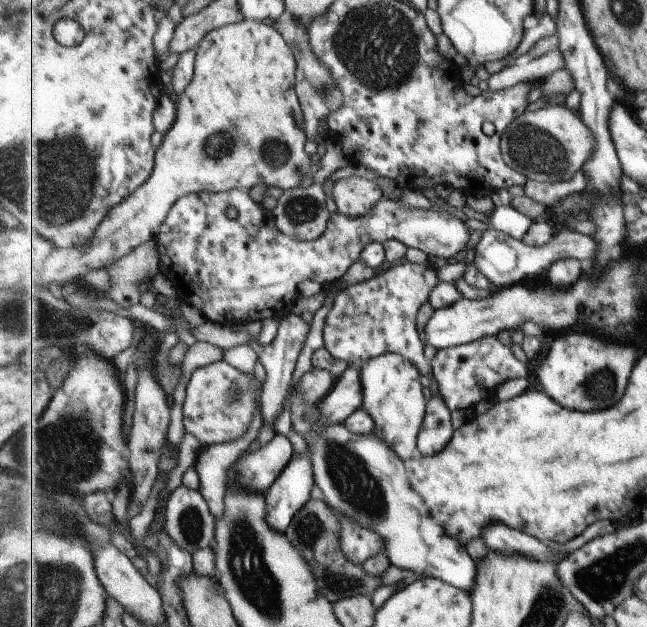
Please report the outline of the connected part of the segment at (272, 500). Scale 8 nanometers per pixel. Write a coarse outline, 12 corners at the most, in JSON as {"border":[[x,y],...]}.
{"border":[[311,452],[293,462],[265,493],[269,524],[285,532],[311,500]]}

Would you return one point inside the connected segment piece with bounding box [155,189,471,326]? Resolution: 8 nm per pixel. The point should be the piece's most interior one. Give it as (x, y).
(235, 271)

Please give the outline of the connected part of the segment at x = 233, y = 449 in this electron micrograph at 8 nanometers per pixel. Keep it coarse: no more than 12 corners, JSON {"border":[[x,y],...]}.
{"border":[[263,426],[252,430],[229,444],[201,447],[194,469],[198,491],[216,518],[225,512],[229,468],[247,452]]}

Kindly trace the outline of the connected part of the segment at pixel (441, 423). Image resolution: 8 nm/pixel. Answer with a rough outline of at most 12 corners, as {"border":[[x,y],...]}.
{"border":[[441,393],[428,400],[418,435],[423,454],[437,454],[453,436],[452,412]]}

